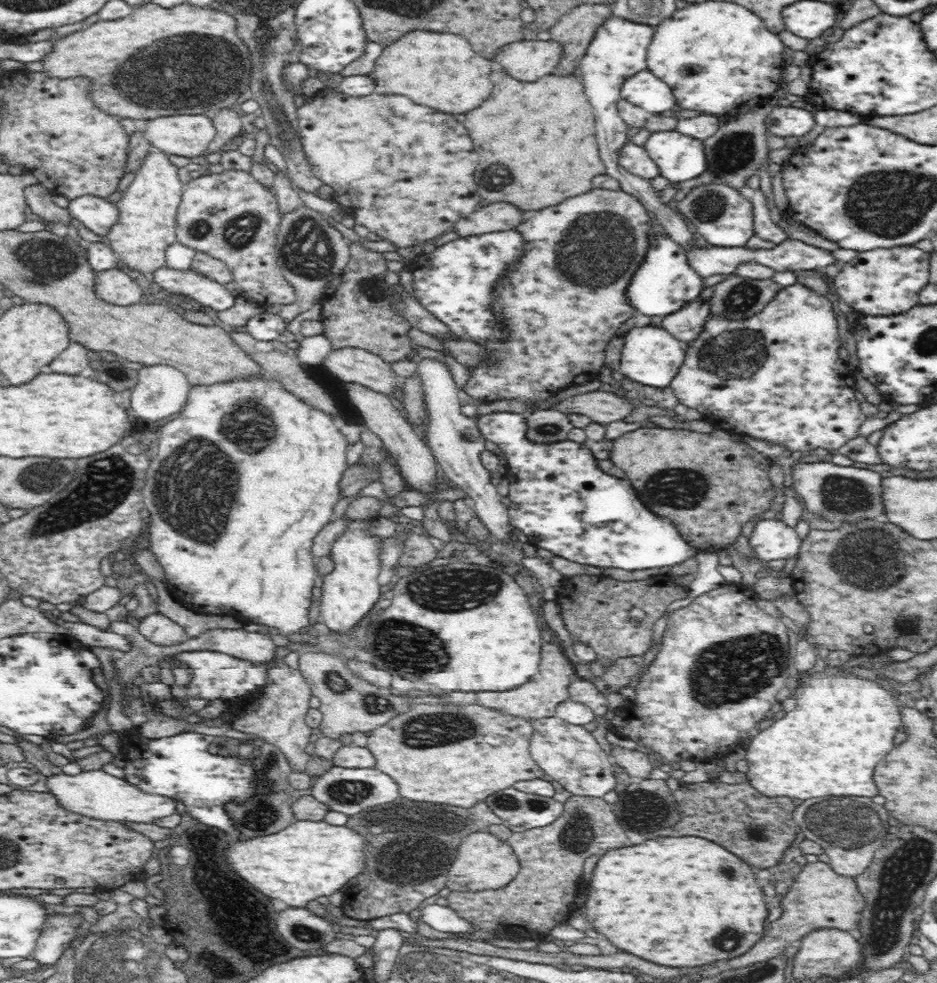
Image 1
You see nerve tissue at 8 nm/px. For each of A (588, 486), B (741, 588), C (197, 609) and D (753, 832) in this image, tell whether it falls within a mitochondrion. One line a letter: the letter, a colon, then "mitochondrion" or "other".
A: other
B: other
C: other
D: mitochondrion

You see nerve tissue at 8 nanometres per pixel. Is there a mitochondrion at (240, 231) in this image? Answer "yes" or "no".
yes

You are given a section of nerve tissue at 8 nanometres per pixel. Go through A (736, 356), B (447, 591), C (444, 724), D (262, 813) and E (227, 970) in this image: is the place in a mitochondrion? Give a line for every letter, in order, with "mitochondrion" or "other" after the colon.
A: mitochondrion
B: mitochondrion
C: mitochondrion
D: mitochondrion
E: other

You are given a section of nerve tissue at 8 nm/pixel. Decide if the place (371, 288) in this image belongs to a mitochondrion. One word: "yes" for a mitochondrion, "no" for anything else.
yes

